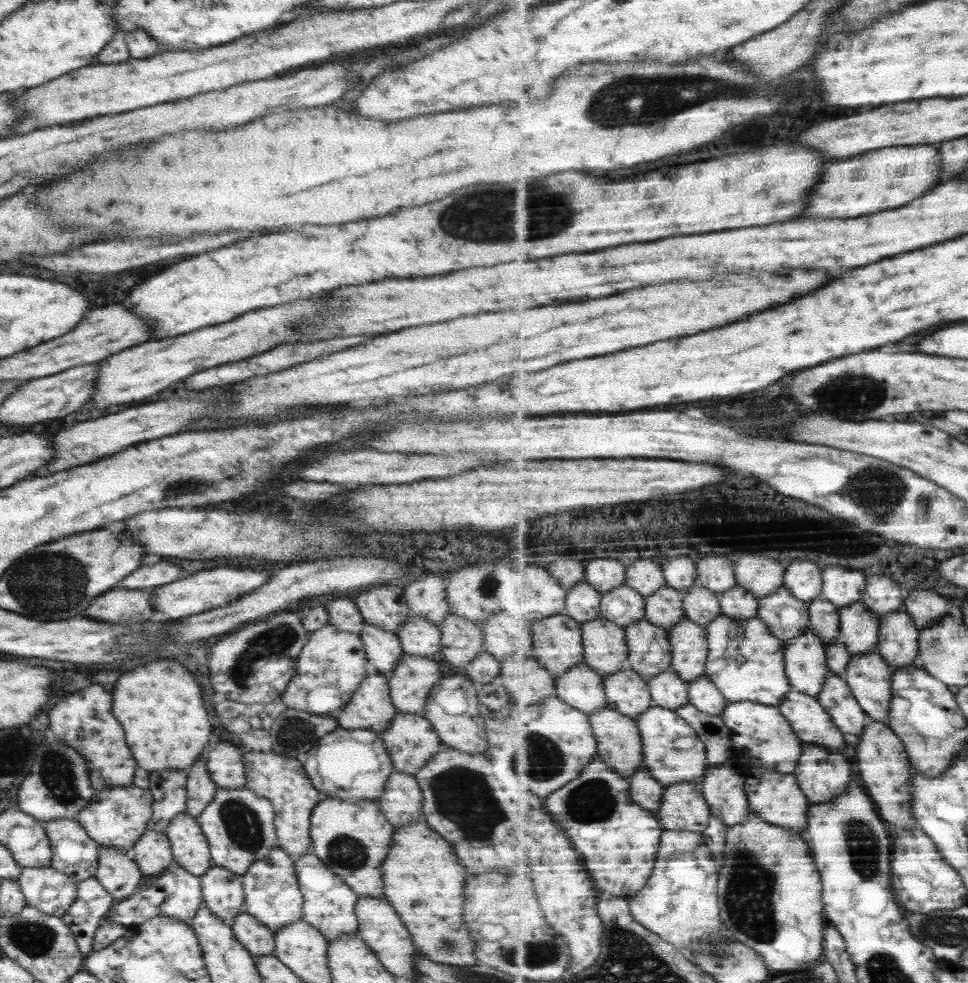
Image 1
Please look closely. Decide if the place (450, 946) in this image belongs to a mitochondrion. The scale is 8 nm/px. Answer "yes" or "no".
yes

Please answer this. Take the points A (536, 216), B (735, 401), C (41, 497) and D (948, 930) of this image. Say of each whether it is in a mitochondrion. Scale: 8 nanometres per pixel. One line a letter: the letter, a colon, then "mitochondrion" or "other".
A: mitochondrion
B: other
C: other
D: mitochondrion

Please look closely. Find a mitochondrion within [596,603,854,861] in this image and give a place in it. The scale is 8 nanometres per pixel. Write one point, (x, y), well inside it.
(710, 730)

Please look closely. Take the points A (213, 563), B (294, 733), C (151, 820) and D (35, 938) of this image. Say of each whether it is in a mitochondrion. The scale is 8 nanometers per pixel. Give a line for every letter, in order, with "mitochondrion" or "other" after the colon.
A: other
B: mitochondrion
C: other
D: mitochondrion

